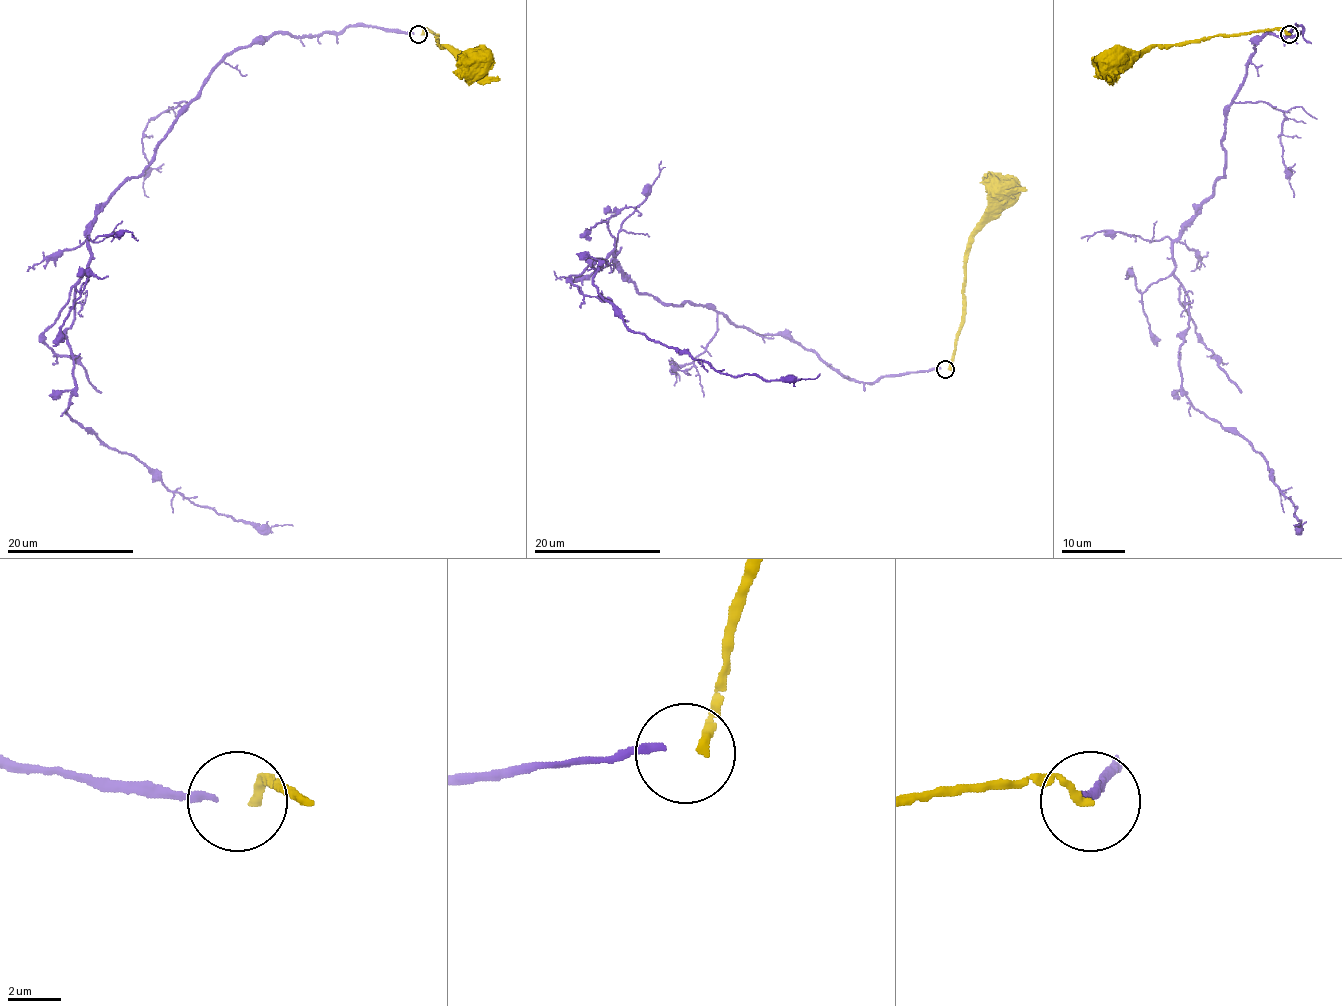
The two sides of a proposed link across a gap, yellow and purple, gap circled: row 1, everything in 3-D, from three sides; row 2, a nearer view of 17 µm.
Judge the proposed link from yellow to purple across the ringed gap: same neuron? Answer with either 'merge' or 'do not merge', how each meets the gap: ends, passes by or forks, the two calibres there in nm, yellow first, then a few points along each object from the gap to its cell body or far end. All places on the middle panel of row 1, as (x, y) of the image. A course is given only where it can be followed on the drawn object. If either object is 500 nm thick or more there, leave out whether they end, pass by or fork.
do not merge; yellow ends; purple ends; calibres 320 and 260 nm; course yellow (948, 369), (953, 361), (954, 339), (959, 327), (969, 238), (1005, 198), (1005, 194); course purple (940, 369), (854, 382), (716, 308), (641, 294), (615, 253), (593, 265), (630, 329), (724, 374), (819, 374)

